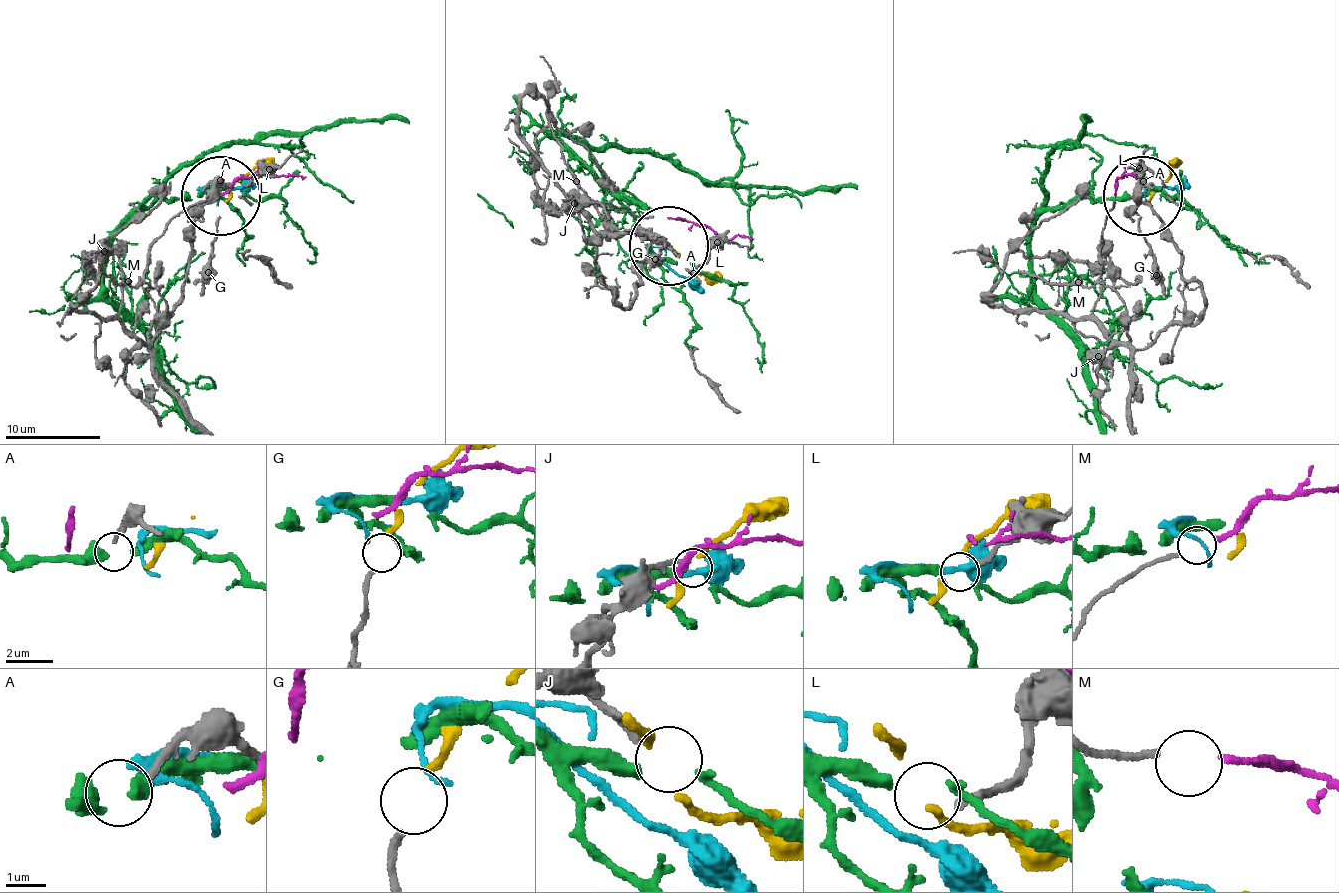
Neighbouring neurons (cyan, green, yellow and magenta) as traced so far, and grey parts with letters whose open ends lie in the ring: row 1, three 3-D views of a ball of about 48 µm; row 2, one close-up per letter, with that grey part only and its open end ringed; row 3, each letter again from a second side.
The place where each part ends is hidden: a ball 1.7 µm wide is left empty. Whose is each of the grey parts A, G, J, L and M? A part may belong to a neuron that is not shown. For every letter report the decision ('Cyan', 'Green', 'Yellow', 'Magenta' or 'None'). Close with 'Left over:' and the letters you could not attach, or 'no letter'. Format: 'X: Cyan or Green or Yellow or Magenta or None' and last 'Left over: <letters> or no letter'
A: None
G: Yellow
J: None
L: None
M: Magenta
Left over: A, J, L

